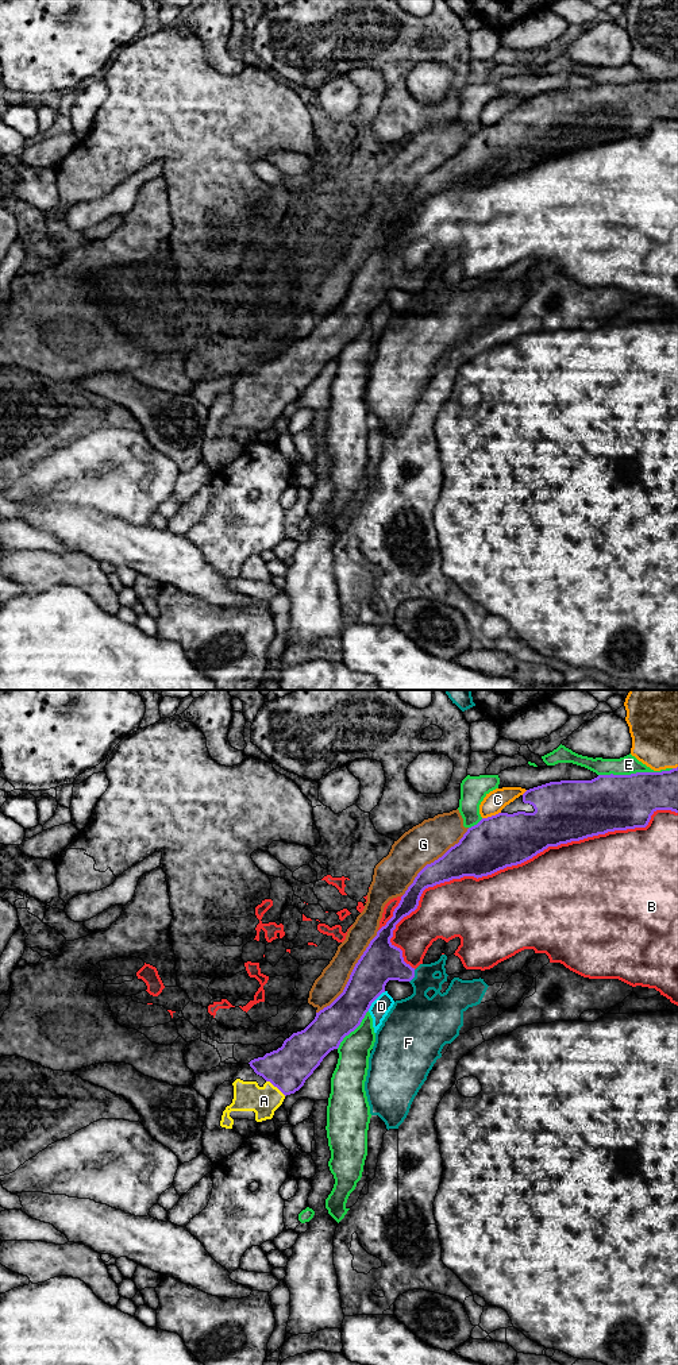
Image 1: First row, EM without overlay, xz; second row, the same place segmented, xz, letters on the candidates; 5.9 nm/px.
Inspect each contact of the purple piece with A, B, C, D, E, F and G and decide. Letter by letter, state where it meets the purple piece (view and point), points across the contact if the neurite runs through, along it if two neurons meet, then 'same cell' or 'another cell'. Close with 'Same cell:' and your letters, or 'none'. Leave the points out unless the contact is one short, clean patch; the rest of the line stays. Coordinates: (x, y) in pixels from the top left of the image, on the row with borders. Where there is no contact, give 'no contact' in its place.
A: meets purple in xz at (276, 1086); runs through xz (287, 1068), (282, 1079), (276, 1086), (264, 1101); same cell
B: meets purple in xz at (526, 860); another cell
C: meets purple in xz at (492, 816); another cell
D: meets purple in xz at (374, 999); another cell
E: meets purple in xz at (636, 772); another cell
F: meets purple in xz at (413, 976); another cell
G: meets purple in xz at (351, 974); another cell
Same cell: A

